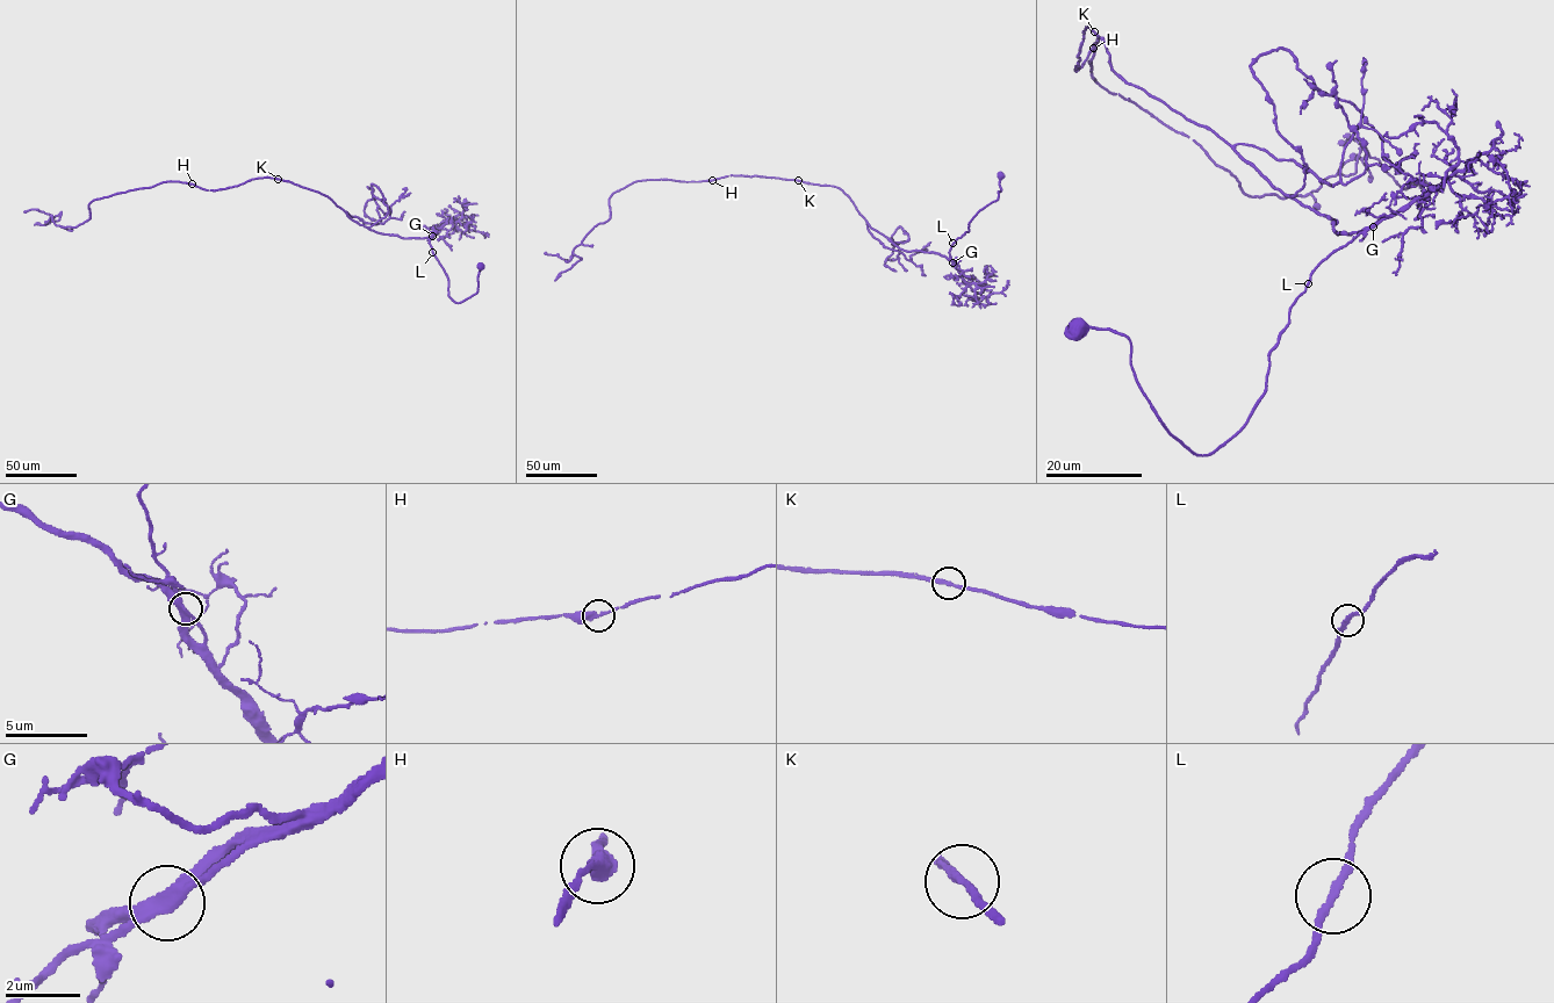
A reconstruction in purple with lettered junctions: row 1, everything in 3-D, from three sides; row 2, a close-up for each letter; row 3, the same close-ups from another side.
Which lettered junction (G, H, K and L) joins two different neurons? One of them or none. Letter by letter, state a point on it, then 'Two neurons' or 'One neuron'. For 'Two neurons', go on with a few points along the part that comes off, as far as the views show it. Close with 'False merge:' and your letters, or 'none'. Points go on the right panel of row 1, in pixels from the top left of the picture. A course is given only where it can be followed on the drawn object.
G: Place: (1373, 226). One neuron
H: Place: (1093, 48). One neuron
K: Place: (1094, 31). One neuron
L: Place: (1308, 283). One neuron
False merge: none

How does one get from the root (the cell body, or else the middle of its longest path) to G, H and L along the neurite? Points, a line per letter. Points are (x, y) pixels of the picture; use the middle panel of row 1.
G: (1001, 174), (998, 199), (980, 209), (969, 223), (969, 231), (952, 244), (949, 252), (952, 262)
H: (1001, 174), (998, 199), (952, 244), (950, 260), (900, 249), (833, 186), (757, 175), (712, 180)
L: (1001, 174), (998, 199), (980, 209), (969, 223), (969, 231), (952, 243)

